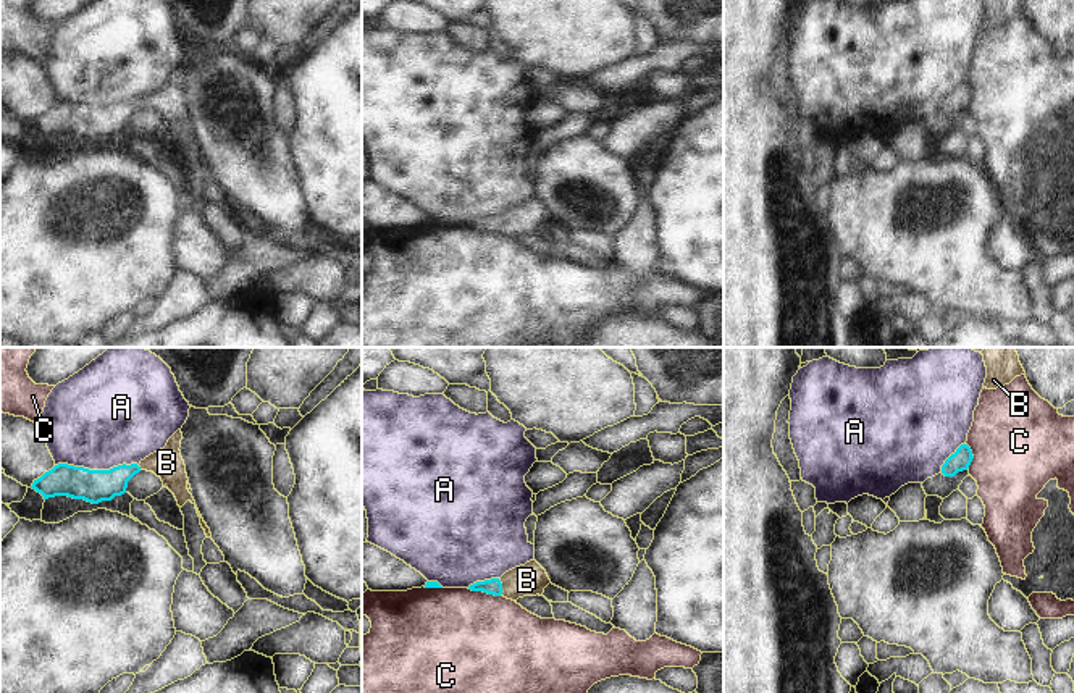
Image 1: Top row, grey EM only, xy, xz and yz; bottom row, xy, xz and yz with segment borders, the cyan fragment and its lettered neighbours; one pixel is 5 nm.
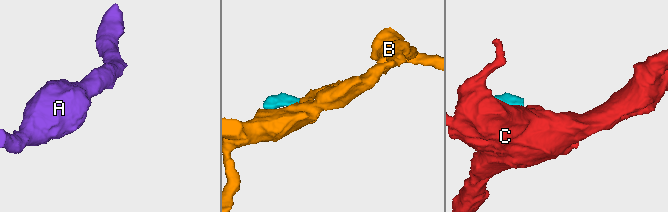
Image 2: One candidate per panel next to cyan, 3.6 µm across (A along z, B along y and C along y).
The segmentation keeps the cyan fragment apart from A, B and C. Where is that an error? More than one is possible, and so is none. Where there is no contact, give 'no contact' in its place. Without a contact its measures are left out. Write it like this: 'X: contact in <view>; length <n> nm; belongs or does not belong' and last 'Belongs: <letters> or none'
A: contact in xy; length 420 nm; does not belong
B: contact in xz; length 80 nm; belongs
C: contact in xz; length 180 nm; does not belong
Belongs: B

